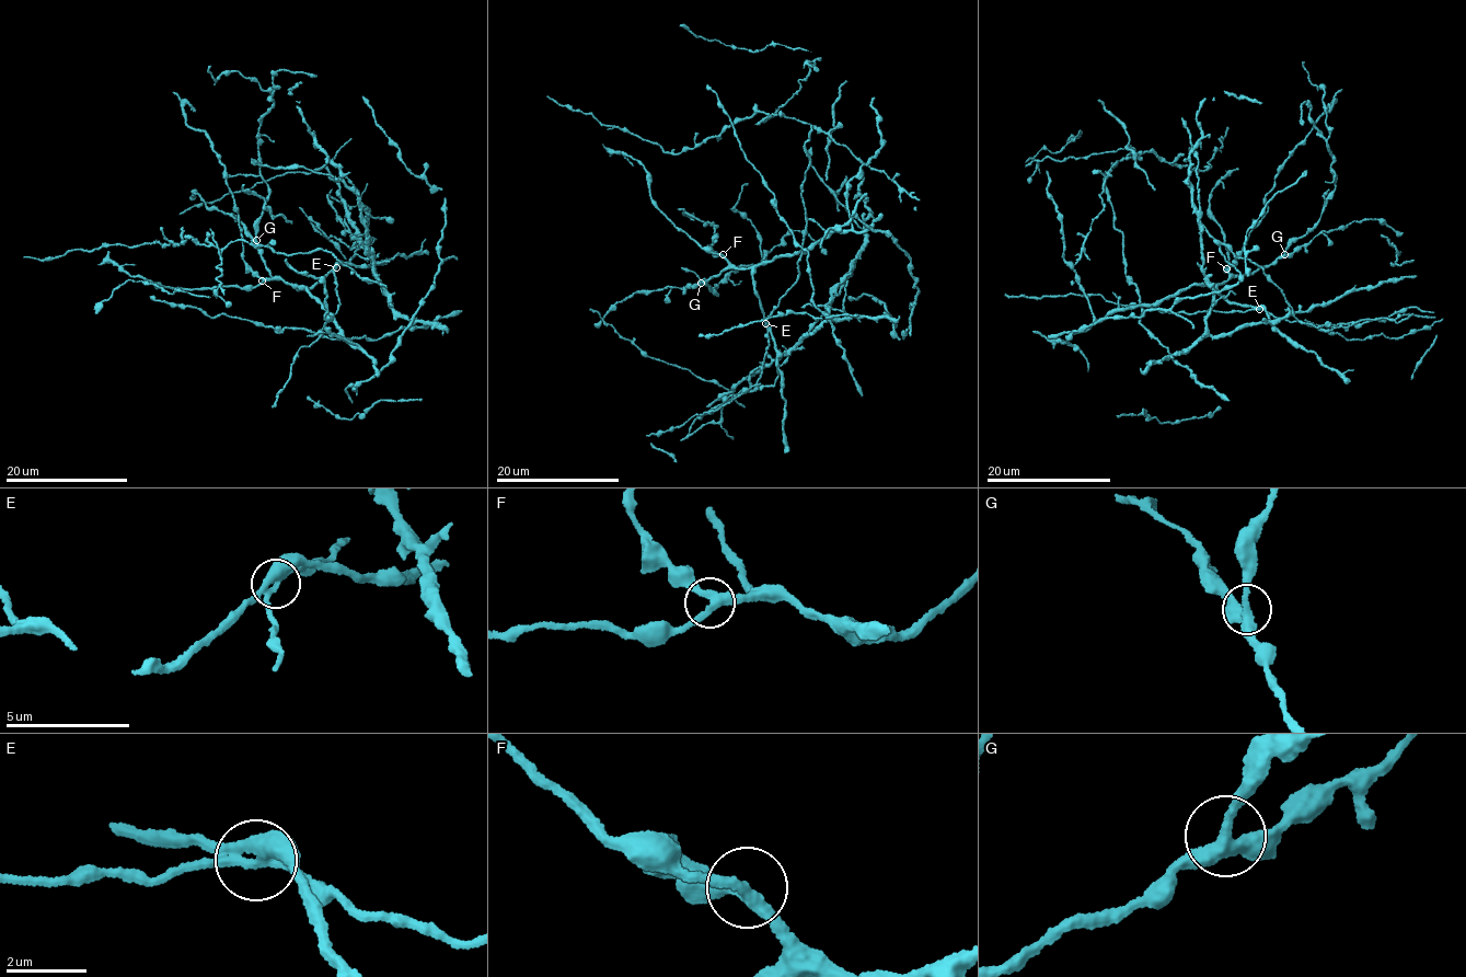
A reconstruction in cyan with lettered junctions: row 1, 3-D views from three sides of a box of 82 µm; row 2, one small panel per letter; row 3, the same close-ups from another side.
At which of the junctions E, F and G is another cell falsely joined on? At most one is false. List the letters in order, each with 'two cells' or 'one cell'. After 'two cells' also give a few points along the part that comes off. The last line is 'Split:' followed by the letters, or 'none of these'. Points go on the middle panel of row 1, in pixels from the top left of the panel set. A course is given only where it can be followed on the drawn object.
E: two cells
F: one cell
G: one cell
Split: E

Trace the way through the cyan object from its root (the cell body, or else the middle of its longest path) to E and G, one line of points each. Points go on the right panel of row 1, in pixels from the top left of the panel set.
E: (1227, 273), (1230, 277), (1218, 285), (1219, 294), (1234, 303), (1259, 309)
G: (1227, 273), (1253, 273), (1284, 254)

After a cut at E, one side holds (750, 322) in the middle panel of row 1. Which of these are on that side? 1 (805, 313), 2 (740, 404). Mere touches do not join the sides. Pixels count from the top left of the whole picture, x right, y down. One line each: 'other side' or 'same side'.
1: same side
2: same side

